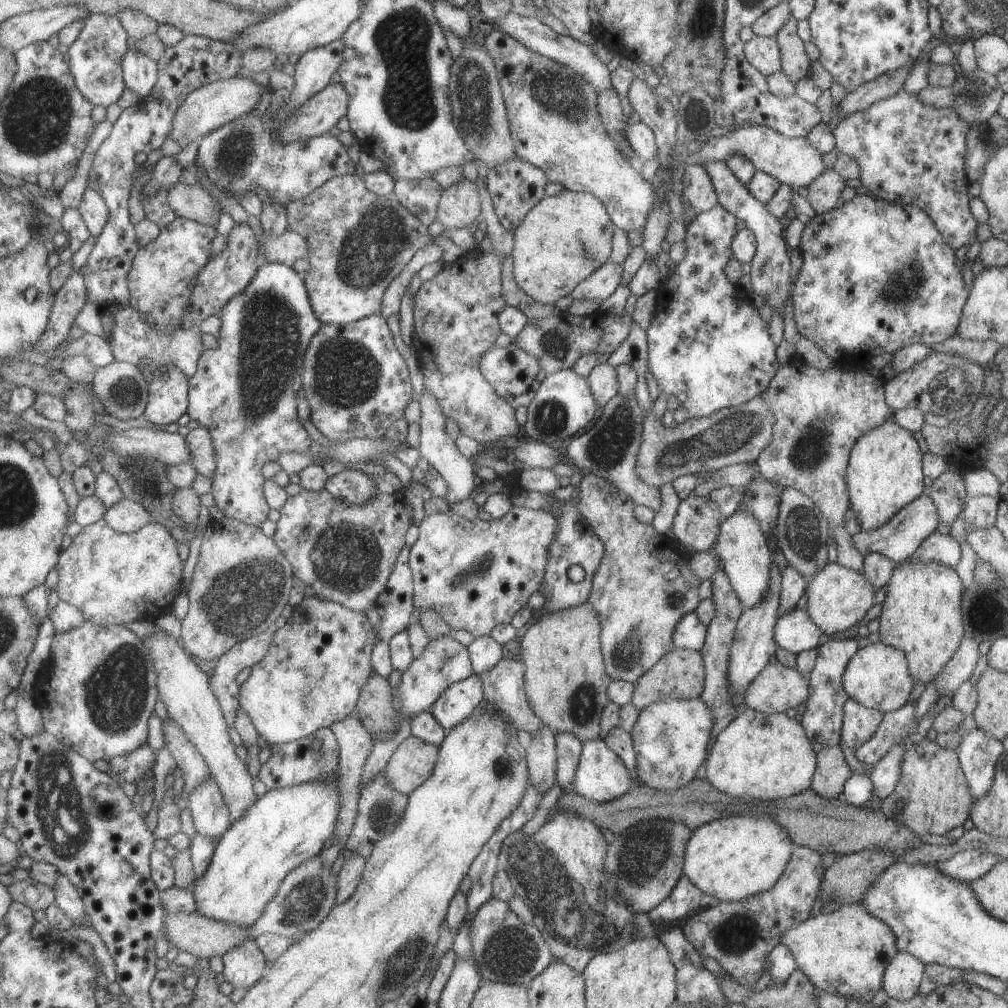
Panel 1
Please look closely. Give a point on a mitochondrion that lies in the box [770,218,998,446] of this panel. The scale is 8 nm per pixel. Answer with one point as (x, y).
(951, 388)

